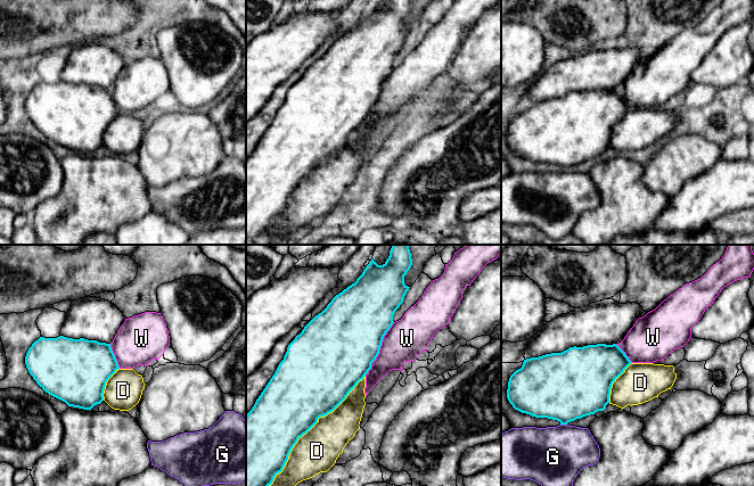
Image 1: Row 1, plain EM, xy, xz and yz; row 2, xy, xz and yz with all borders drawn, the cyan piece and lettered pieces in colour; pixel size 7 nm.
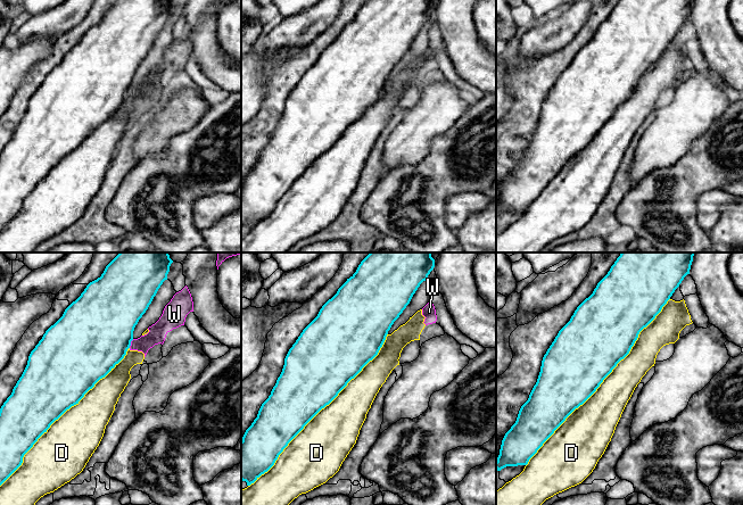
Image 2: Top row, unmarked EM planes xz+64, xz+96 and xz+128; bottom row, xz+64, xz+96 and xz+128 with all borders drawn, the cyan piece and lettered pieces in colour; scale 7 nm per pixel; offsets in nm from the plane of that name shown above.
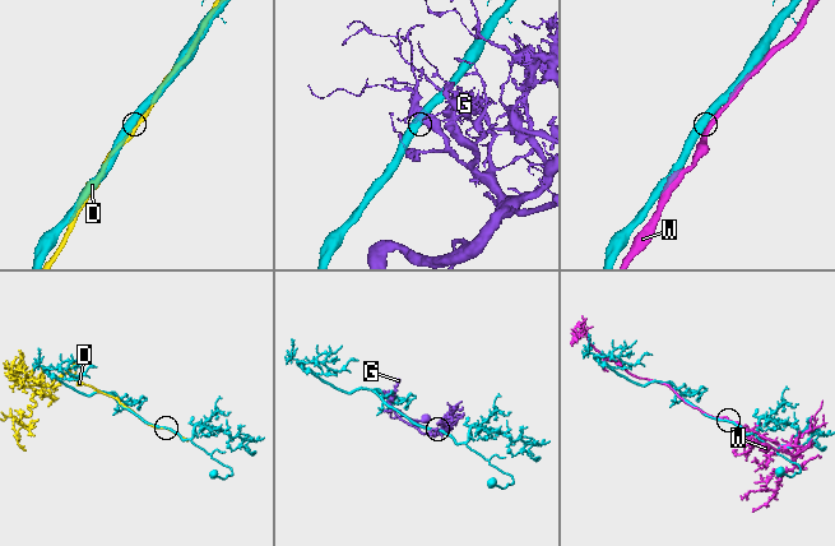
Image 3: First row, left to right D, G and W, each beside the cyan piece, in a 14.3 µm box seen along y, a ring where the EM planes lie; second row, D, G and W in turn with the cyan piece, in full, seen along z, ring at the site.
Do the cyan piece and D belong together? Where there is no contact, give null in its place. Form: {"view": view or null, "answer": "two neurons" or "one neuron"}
{"view": "xz", "answer": "two neurons"}

